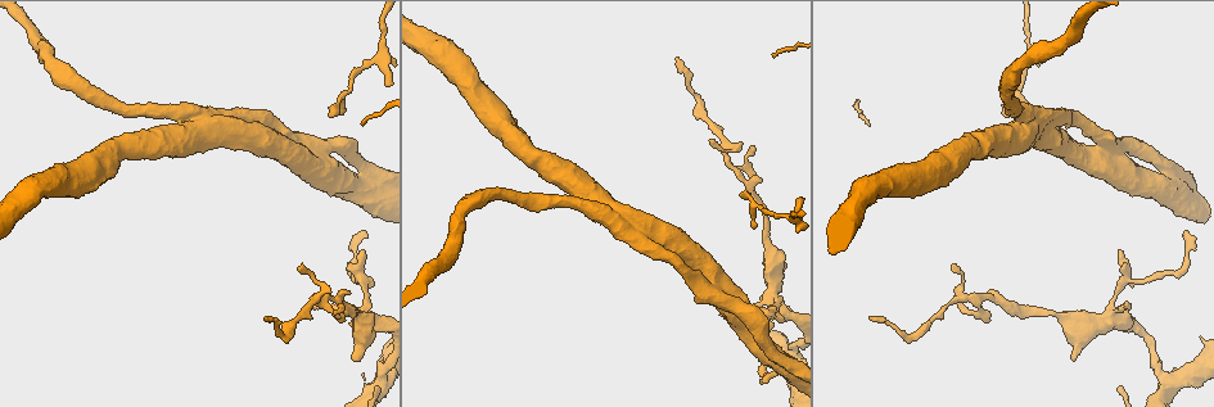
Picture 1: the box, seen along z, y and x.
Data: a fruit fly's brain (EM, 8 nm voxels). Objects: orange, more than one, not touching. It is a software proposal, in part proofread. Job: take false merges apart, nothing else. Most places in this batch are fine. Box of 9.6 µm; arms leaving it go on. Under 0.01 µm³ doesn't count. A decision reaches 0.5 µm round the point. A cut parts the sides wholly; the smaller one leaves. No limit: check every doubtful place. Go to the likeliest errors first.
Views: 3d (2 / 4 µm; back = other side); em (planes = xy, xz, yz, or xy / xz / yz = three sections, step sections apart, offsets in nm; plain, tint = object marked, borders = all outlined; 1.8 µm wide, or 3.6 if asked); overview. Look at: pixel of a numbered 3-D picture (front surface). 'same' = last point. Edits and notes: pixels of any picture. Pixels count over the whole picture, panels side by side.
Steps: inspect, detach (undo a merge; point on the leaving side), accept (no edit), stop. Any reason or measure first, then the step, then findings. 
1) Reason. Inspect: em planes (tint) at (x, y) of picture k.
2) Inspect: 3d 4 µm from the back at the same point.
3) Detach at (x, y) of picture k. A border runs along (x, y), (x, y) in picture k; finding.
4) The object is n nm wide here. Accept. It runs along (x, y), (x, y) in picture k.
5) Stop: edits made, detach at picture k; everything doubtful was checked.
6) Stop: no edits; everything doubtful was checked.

Abrupt turn. Inspect: 3d 4 µm at (905, 336) of picture 1.

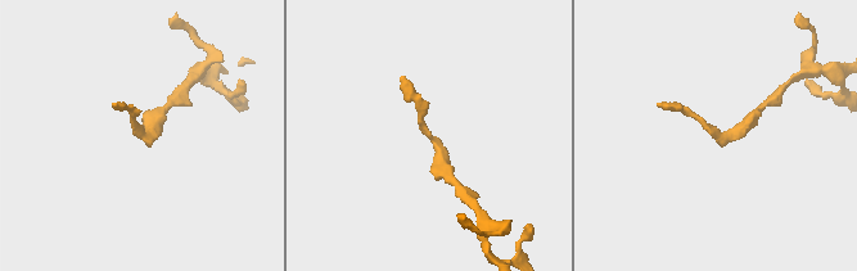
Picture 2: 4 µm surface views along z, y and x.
Inspect: em planes (borders) at (145, 135) of picture 2.

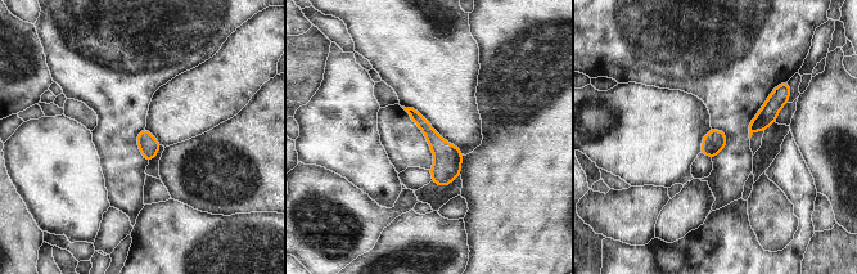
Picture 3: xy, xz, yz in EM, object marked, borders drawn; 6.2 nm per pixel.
Accept. It runs along (411, 112), (445, 153), (445, 182) in picture 3; one neuron here.

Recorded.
Inspect: em planes (plain) at (325, 299) of picture 1.

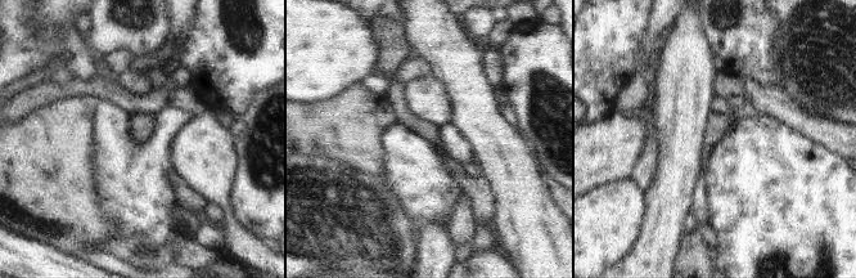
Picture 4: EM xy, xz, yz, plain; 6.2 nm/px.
Where the object lies. Inspect: em planes (tint) at the same point.

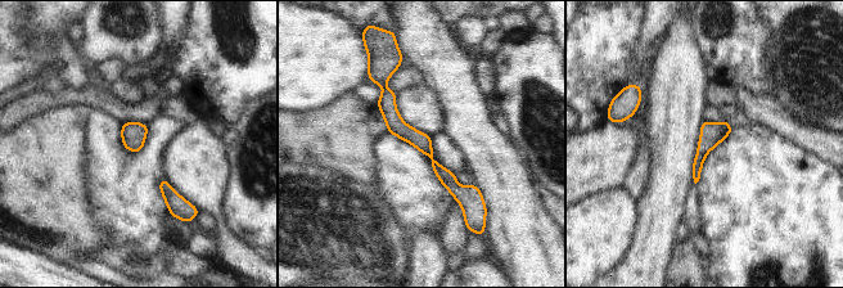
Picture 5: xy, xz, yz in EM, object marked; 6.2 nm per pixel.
Accept. It runs along (382, 79), (391, 116), (429, 153), (465, 207) in picture 5; one neuron here.

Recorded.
Three-way junction. Inspect: 3d 2 µm at (1115, 317) of picture 1.

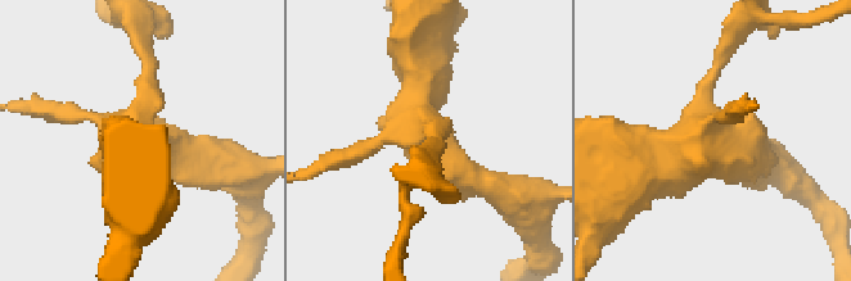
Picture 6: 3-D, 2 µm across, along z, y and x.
Inspect: em planes (borders) at (427, 131) of picture 6.

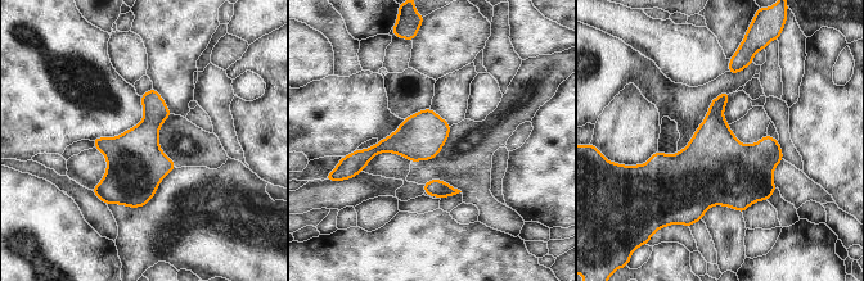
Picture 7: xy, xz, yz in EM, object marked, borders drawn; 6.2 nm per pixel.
Accept. One neuron here.

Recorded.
Sharp bend. Inspect: 3d 2 µm at (688, 277) of picture 1.

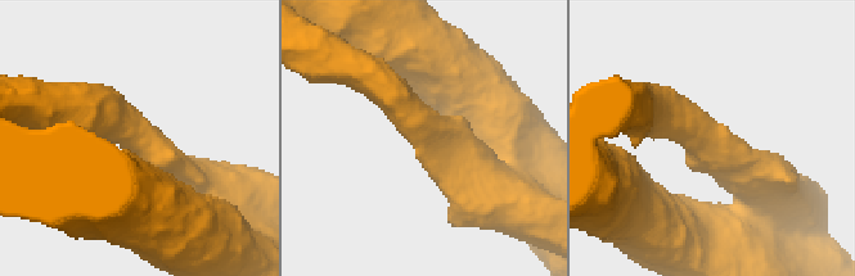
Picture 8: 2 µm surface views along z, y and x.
Inspect: em xz step 16 (tint) at (133, 131) of picture 8.

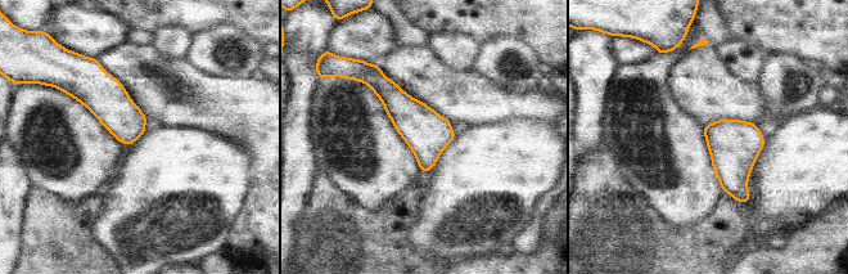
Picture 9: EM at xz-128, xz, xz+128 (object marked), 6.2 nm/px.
Accept. All the same neuron.

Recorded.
A fork. Inspect: 3d 2 µm at (361, 279) of picture 1.

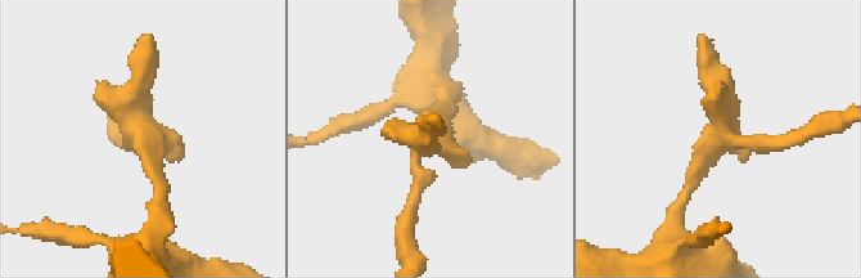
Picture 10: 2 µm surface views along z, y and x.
Shape alone is not enough. Inspect: em yz step 16 (plain) at (727, 139) of picture 10.

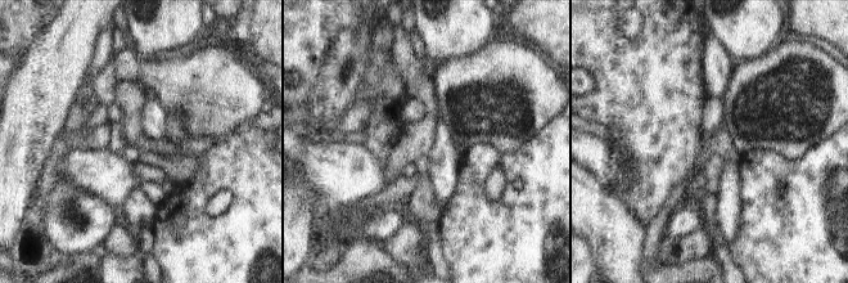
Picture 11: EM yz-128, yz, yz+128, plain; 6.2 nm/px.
Where the object lies. Inspect: em yz step 16 (tint) at the same point.

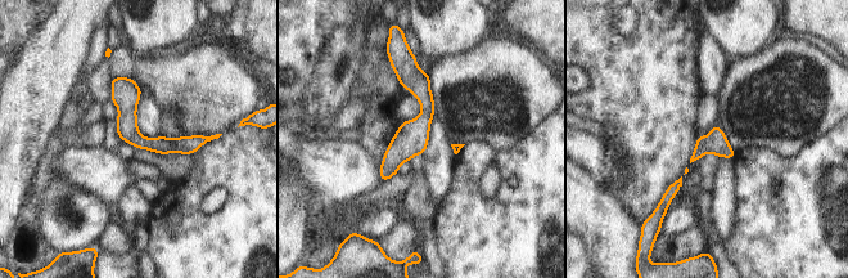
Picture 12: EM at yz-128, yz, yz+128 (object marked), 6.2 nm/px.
Accept. It runs along (407, 64), (425, 117), (383, 176) in picture 12; one neuron here.

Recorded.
Stop: no edits; everything doubtful was checked.

